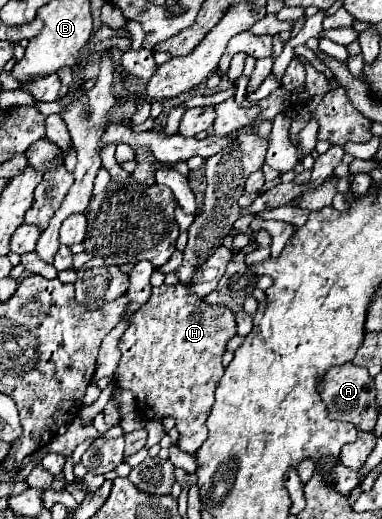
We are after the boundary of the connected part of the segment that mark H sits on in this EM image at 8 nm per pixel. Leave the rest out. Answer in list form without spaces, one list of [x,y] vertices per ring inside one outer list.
[[[162,283],[160,287],[152,287],[150,299],[130,317],[128,329],[118,341],[118,349],[122,357],[114,371],[114,381],[116,385],[134,393],[136,409],[144,419],[162,421],[174,417],[176,429],[180,433],[176,445],[180,447],[180,451],[194,455],[208,437],[206,417],[214,403],[216,383],[224,375],[222,355],[226,351],[226,343],[234,335],[236,335],[236,323],[234,323],[234,313],[230,309],[222,305],[208,305],[202,299],[190,295],[190,285]]]

